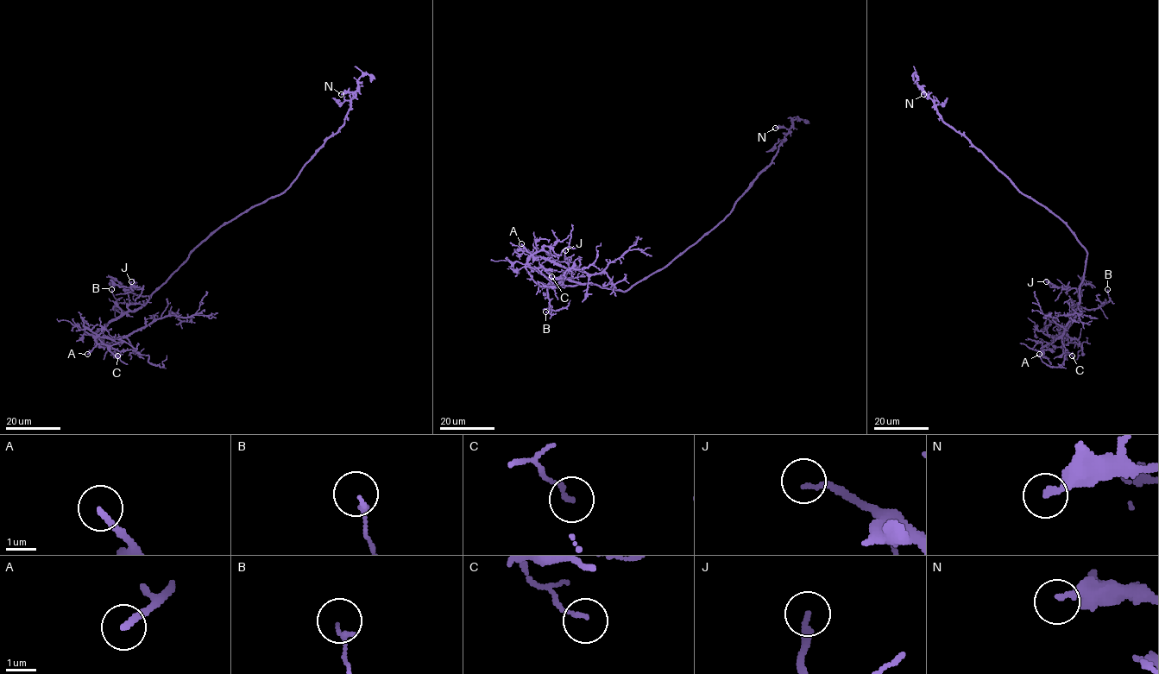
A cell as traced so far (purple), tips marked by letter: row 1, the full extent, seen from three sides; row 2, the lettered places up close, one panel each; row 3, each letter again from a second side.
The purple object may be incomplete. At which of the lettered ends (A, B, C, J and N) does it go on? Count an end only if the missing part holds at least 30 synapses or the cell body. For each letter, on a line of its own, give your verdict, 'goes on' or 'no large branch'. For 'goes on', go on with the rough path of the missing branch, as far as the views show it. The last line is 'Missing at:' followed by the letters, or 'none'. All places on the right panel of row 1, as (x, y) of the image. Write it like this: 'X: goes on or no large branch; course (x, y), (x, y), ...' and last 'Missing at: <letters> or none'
A: goes on; course (1039, 354), (1021, 365), (1019, 360), (1013, 358), (1010, 362)
B: no large branch
C: no large branch
J: no large branch
N: no large branch
Missing at: A

